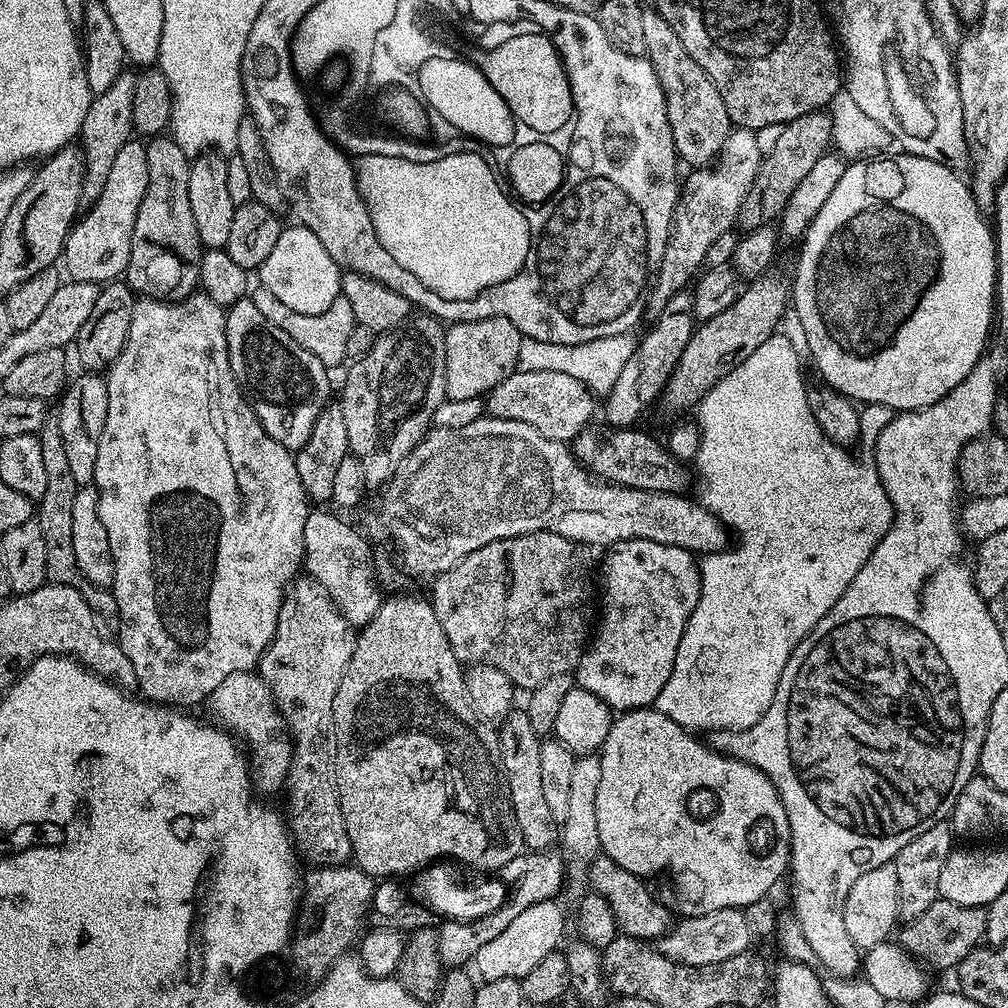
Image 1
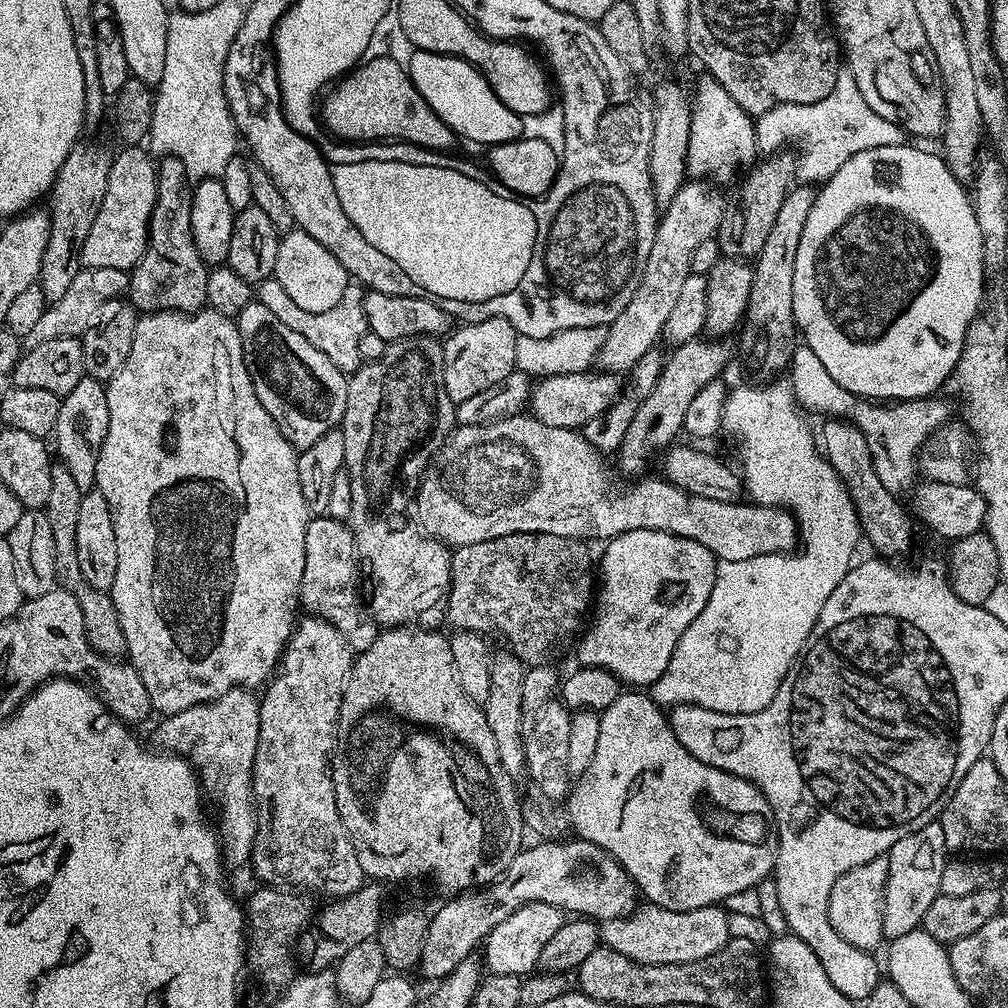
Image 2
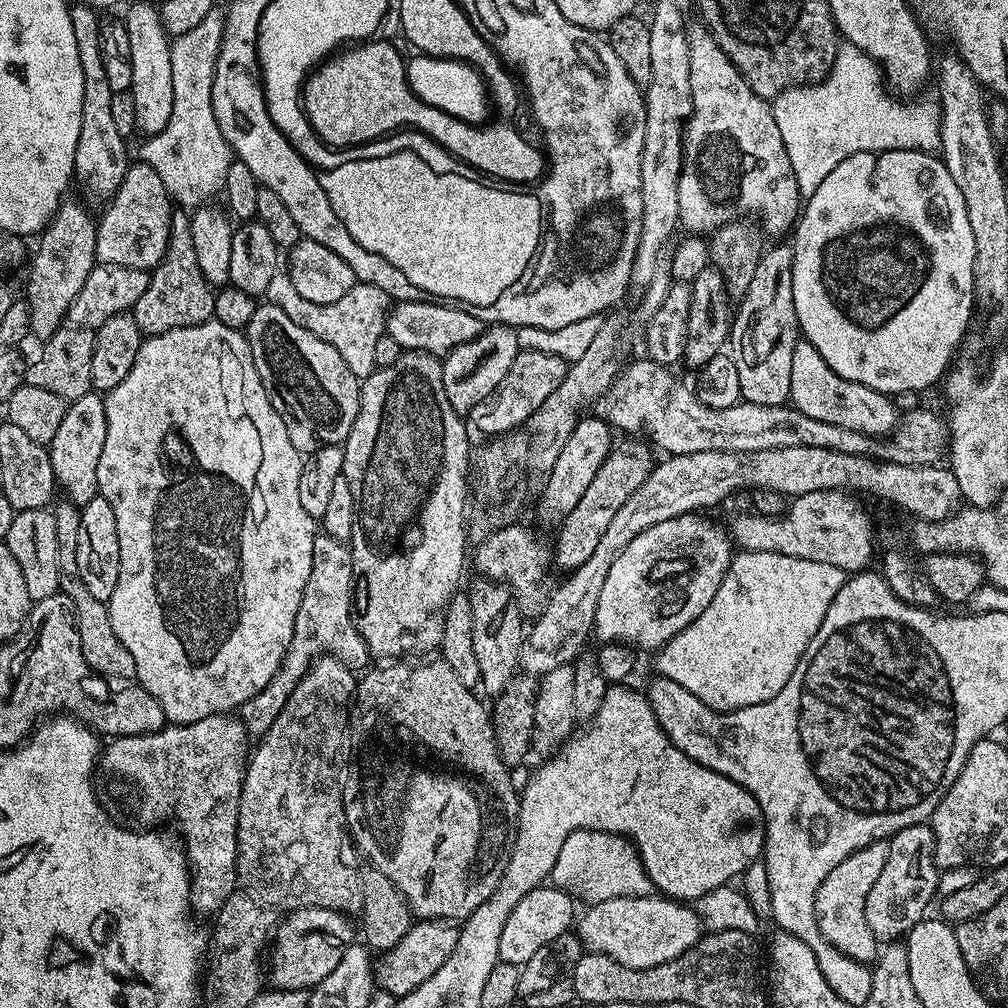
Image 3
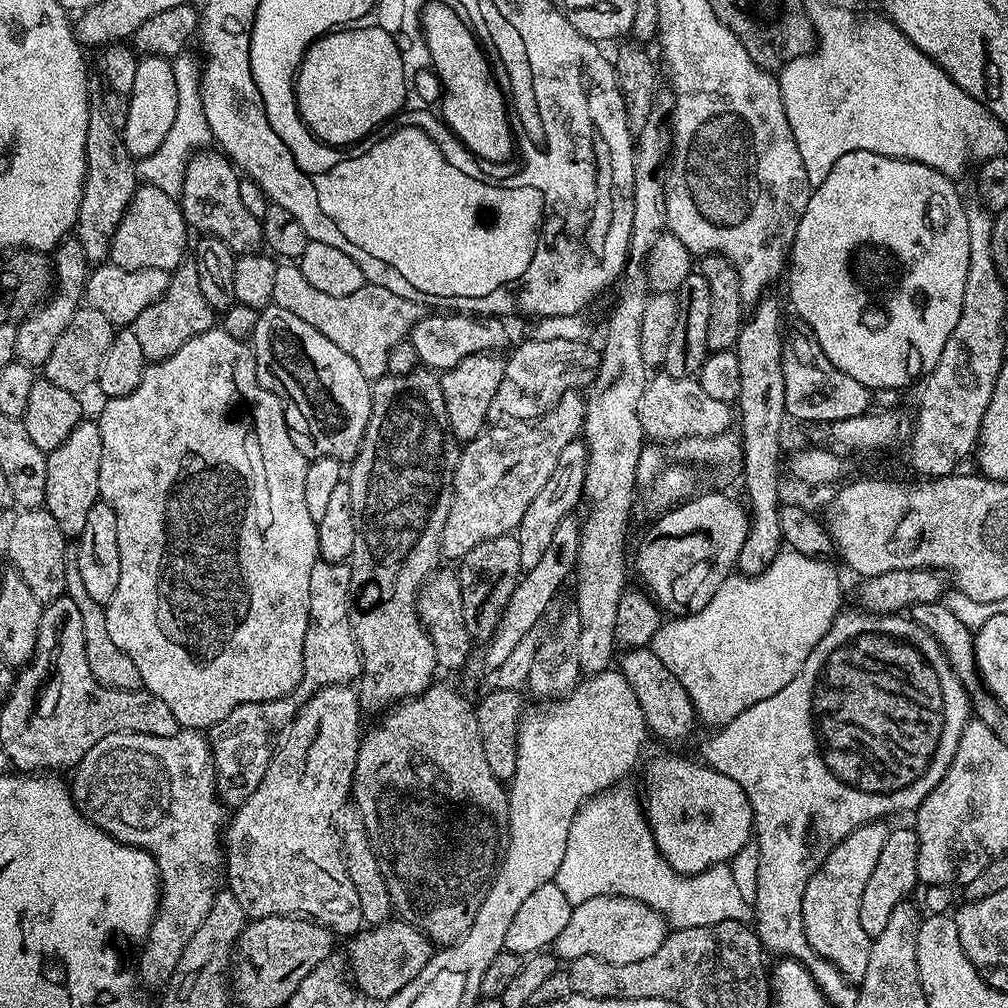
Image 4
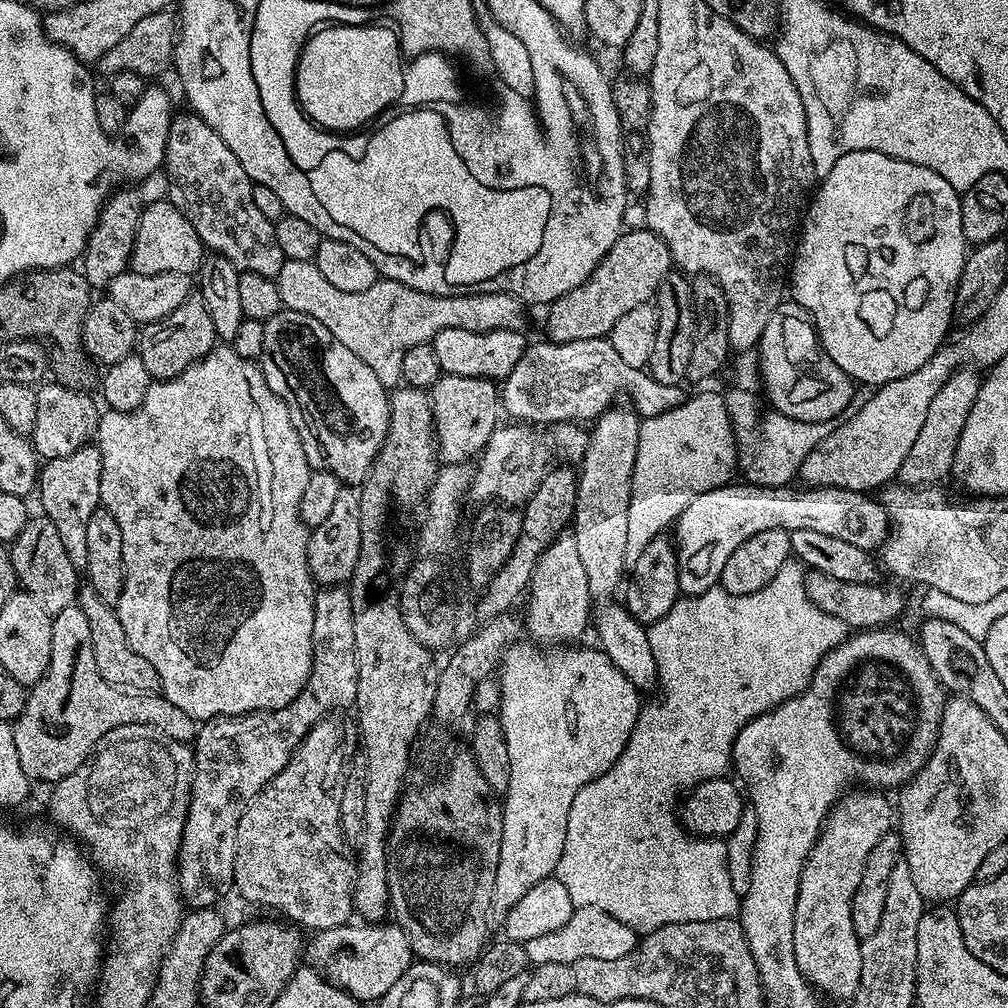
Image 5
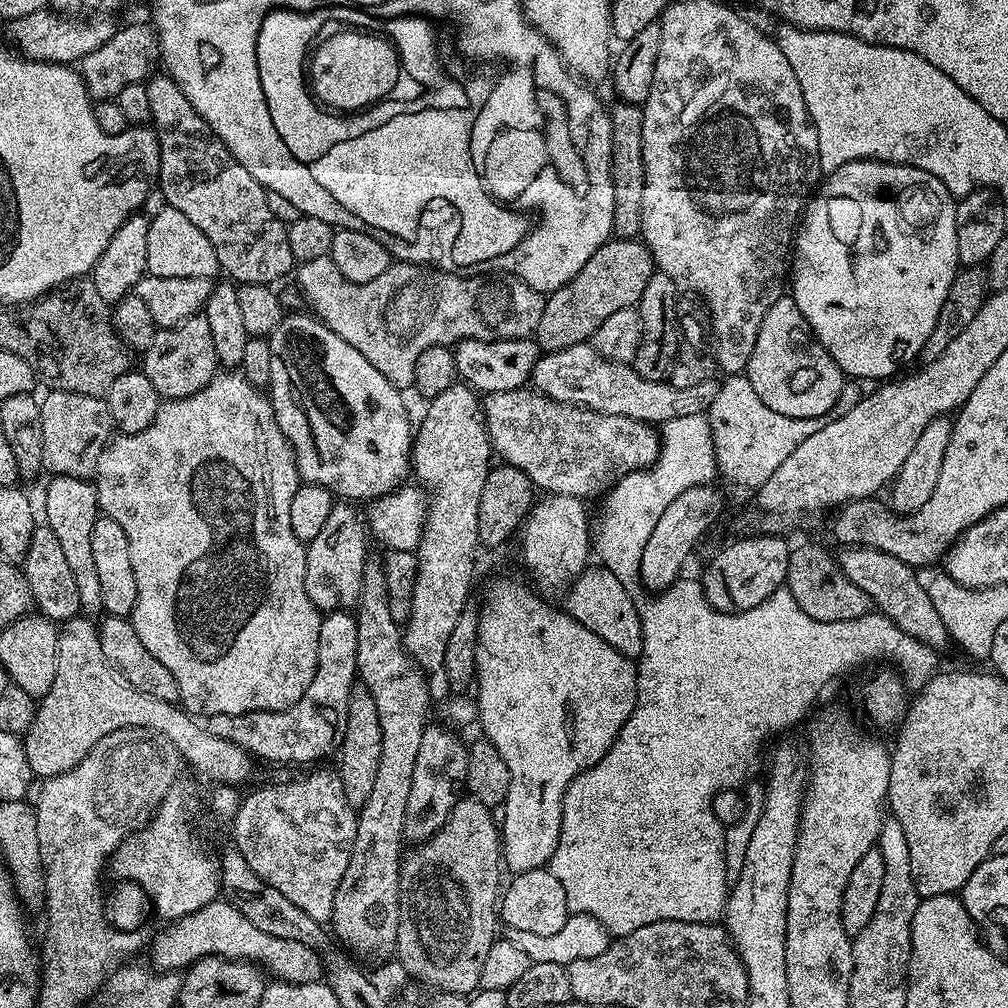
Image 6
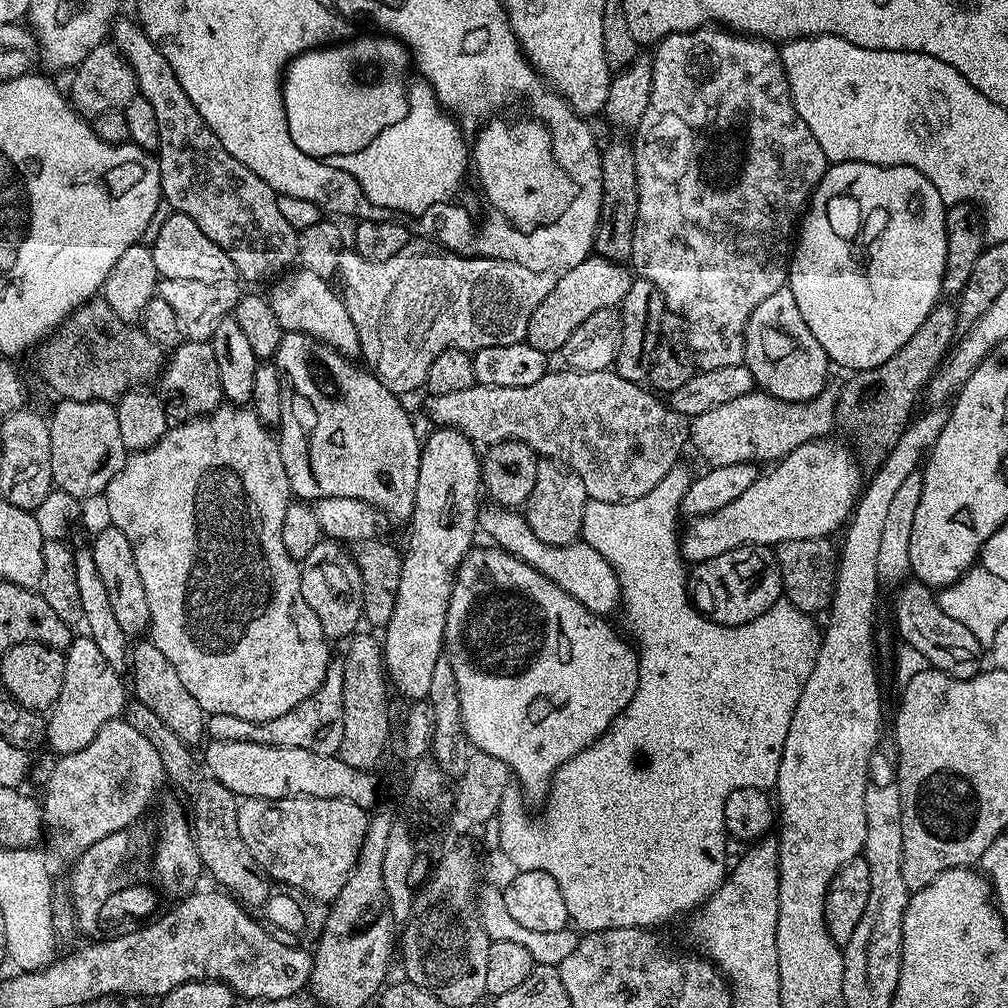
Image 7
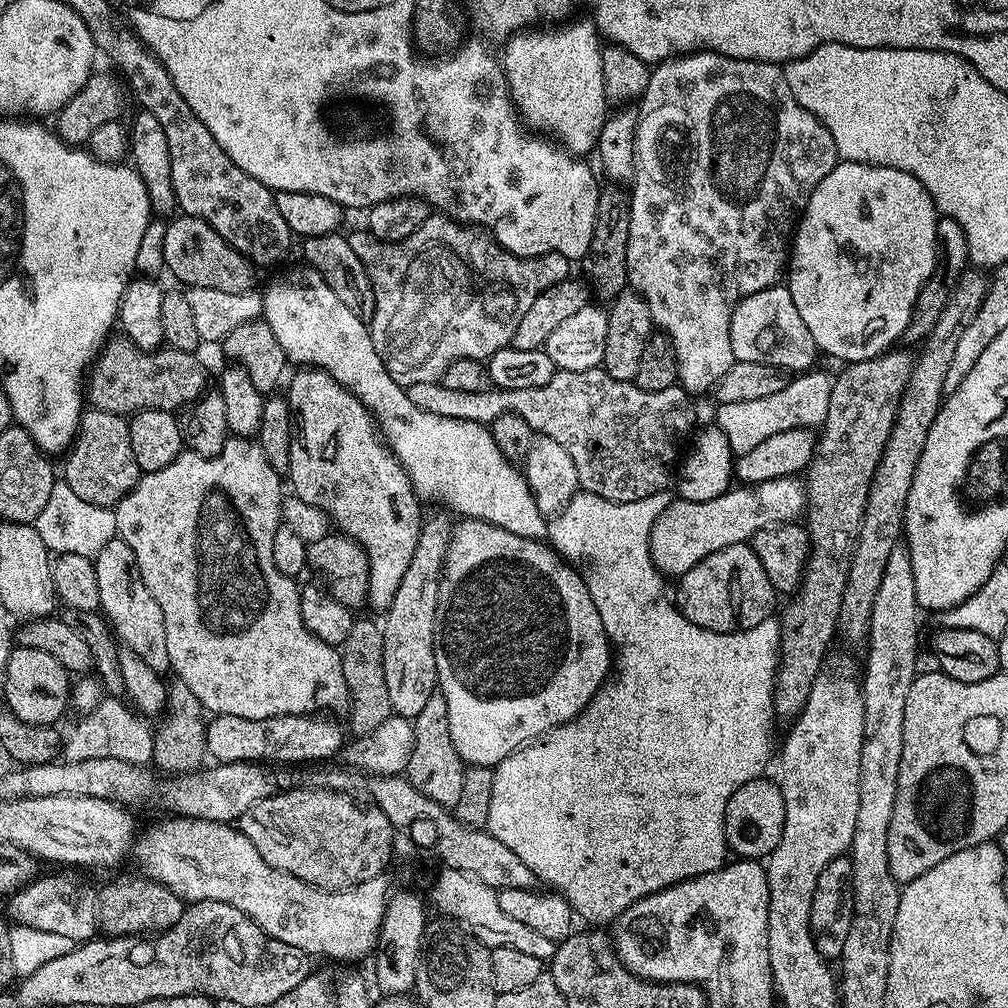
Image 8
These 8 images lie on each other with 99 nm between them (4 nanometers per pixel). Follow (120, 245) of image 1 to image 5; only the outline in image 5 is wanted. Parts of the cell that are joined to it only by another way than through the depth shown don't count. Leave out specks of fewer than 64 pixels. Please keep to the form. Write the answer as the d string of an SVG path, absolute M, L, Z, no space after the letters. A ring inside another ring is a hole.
M167 198L144 205L134 238L131 271L138 274L186 274L192 276L199 273L200 264L205 255L204 243L198 238L194 226L190 226L187 218Z

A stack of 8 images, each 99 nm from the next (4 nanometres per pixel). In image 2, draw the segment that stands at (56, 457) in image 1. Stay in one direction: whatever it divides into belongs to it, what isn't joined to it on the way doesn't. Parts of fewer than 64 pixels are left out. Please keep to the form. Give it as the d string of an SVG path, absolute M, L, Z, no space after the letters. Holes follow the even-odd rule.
M59 462L53 463L50 470L50 498L46 498L43 511L50 518L50 531L54 534L54 574L56 582L64 591L69 592L82 610L84 633L90 646L99 656L110 660L127 657L126 634L122 634L122 622L118 622L118 610L114 610L111 595L102 590L94 590L86 578L82 578L82 569L78 562L78 510L82 507L82 489L70 475L70 470Z

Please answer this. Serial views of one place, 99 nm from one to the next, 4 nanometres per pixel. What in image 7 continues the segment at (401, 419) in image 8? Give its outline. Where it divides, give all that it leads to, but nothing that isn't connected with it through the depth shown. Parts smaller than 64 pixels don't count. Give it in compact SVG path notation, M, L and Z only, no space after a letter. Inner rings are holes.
M300 266L295 270L285 271L272 286L272 309L274 314L278 314L278 322L285 332L301 332L312 336L323 344L330 345L345 358L360 356L358 330L354 330L354 322L350 322L350 314L341 293L335 287L332 289L333 285L329 281L314 274L314 270L306 270ZM492 506L489 509L489 512L487 509L486 514L481 515L478 528L483 535L485 532L492 539L489 541L495 547L514 554L514 558L534 566L534 570L550 578L550 582L562 586L566 594L582 602L582 606L586 606L586 610L590 610L595 616L611 617L611 612L621 607L622 589L618 578L610 562L606 562L606 558L602 558L598 550L583 542L573 542L563 546L544 545L542 538L535 537L534 530L530 530L527 519L519 511L499 506Z

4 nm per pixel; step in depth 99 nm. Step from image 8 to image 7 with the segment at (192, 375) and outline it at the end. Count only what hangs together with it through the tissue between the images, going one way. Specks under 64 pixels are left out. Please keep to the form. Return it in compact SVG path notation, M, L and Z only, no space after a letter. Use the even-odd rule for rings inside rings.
M93 298L77 308L51 337L39 345L40 372L44 380L57 392L60 400L74 402L90 402L91 400L107 400L115 402L123 392L132 391L134 386L147 385L147 380L155 381L159 377L166 359L165 349L159 348L139 326L118 318L114 310L102 298Z

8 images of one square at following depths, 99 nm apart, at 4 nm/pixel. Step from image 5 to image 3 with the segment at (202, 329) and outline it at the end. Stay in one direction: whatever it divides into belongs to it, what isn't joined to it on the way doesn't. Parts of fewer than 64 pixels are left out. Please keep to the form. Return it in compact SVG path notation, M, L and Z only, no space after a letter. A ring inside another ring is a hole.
M173 211L166 254L155 268L151 269L142 298L138 298L138 302L130 310L130 315L136 320L136 325L145 337L166 334L166 330L194 326L213 319L216 292L198 266L194 238L190 235L191 221L192 217L187 211Z

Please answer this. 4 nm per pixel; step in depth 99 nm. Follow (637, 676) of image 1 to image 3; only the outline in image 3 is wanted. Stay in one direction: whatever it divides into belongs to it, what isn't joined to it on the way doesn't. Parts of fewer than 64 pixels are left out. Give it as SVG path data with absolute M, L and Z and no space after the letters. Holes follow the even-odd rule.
M689 514L670 518L670 522L658 522L656 526L642 530L613 558L610 570L606 570L606 582L602 582L593 615L595 638L597 636L600 642L619 642L636 650L659 650L682 631L681 626L694 622L694 618L698 618L698 614L710 606L728 565L732 563L734 548L729 537L725 533L723 536L704 518L700 514ZM636 604L640 607L641 614L652 624L636 624Z

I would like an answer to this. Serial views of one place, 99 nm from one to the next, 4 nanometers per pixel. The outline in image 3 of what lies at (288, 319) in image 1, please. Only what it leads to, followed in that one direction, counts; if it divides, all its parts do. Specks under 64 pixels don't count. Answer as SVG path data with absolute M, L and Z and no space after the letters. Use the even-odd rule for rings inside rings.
M277 270L274 278L270 281L266 293L267 303L278 306L290 322L298 322L302 330L310 330L322 342L330 342L338 354L342 354L342 362L350 366L350 370L358 378L369 376L376 371L377 366L374 360L374 344L378 338L385 335L390 311L390 297L383 288L374 286L371 282L358 282L338 302L309 302L294 290L294 282L290 282L287 271Z

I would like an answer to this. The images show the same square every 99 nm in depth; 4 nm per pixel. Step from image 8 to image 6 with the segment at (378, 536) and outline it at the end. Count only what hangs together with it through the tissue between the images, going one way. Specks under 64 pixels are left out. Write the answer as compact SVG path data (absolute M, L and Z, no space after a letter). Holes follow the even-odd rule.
M285 315L271 336L267 337L272 409L282 434L296 456L296 469L300 471L301 481L326 486L326 490L330 490L336 498L386 496L401 487L410 476L414 424L408 421L408 408L400 397L403 396L401 389L378 374L378 370L374 370L374 366L370 366L370 362L366 362L366 358L362 358L350 342L338 338L338 334L334 334L334 330L330 330L315 315L307 315Z

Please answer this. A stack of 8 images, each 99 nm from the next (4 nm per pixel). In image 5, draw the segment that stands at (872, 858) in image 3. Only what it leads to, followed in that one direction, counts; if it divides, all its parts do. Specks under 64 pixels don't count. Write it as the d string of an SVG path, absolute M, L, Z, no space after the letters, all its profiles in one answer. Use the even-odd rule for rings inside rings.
M849 790L832 807L828 819L820 830L820 837L804 863L802 878L798 882L798 898L794 906L794 958L805 981L825 992L832 1000L851 1001L862 978L862 950L860 936L854 930L850 910L854 902L854 890L862 882L862 869L874 845L882 842L884 835L894 828L894 804L887 800L880 790Z

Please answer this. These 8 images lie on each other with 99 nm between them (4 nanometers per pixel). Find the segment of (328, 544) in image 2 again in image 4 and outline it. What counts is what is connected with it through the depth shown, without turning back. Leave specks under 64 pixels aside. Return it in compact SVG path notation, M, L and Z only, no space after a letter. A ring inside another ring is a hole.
M317 559L314 570L310 570L310 614L306 626L306 642L302 650L304 669L300 684L288 696L277 700L267 700L257 704L243 704L234 710L222 722L211 729L210 743L212 745L212 761L216 767L216 790L225 805L235 810L258 790L258 782L266 774L272 761L274 745L284 729L291 724L296 713L300 711L311 696L329 684L351 685L361 675L360 648L356 645L356 636L352 632L350 622L350 606L352 605L352 569L347 563L335 564L329 560Z

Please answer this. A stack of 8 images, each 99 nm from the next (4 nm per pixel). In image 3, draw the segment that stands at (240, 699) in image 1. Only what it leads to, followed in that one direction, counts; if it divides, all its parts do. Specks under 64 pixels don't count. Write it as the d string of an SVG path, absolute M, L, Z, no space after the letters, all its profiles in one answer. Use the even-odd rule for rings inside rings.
M239 715L207 716L189 724L168 724L150 734L109 739L103 745L100 759L96 761L96 797L109 816L136 826L160 826L156 824L163 820L173 820L176 823L184 855L188 857L188 871L192 877L192 903L197 913L219 912L226 898L238 891L238 810L244 785L248 739L250 733Z

